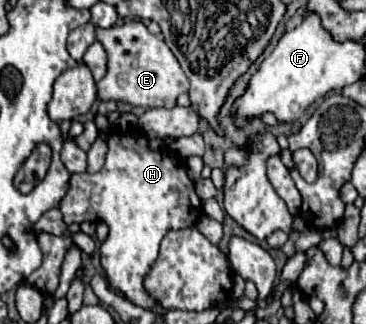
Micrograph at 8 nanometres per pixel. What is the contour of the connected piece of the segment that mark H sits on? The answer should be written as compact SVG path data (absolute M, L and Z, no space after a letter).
M138 130L132 132L114 132L108 138L108 156L102 170L96 174L82 174L82 176L70 176L68 192L60 200L60 212L64 216L66 224L72 222L106 222L108 224L108 238L100 244L100 266L106 274L108 288L112 292L122 294L126 300L130 300L136 306L142 308L154 308L156 300L146 292L144 278L150 272L150 266L158 258L158 246L160 240L166 236L168 230L174 228L188 228L194 226L202 216L202 200L194 192L194 182L188 178L186 168L180 162L174 162L170 154L152 152L148 146L148 140L142 138Z

